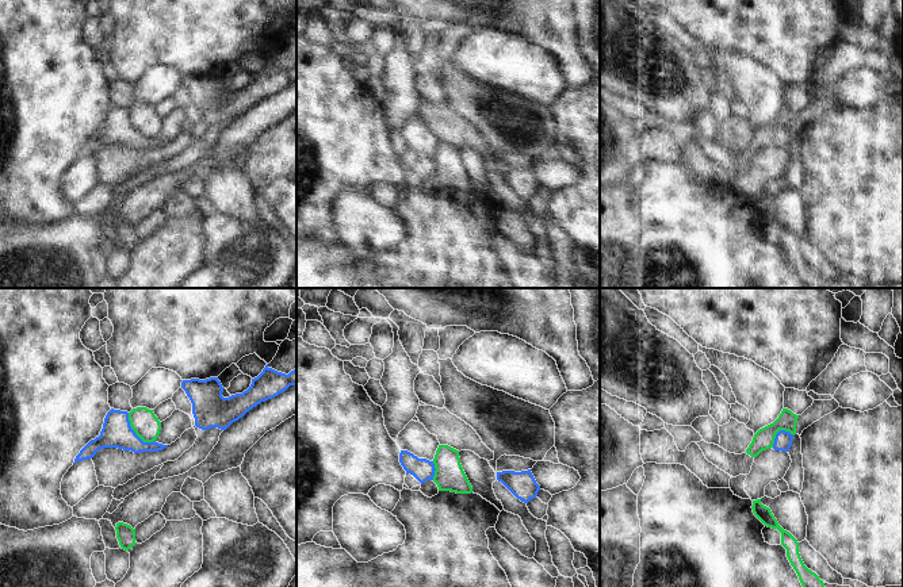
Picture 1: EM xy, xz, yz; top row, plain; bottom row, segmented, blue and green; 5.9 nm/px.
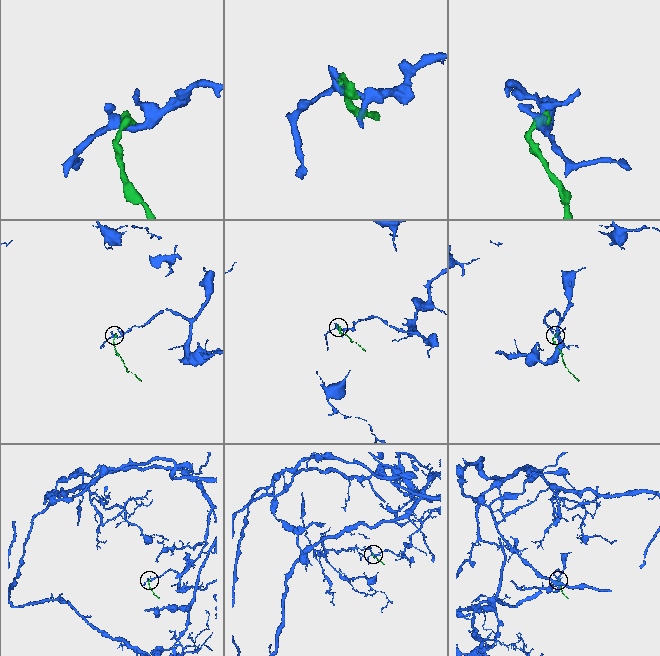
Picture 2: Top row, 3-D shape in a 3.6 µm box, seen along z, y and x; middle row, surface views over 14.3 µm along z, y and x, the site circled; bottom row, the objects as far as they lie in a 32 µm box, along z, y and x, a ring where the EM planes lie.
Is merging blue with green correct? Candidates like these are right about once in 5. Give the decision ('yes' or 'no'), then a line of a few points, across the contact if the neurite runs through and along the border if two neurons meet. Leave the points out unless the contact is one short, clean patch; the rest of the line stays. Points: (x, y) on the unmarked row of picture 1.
no | xy (127, 110), (130, 125), (144, 138), (155, 138)

